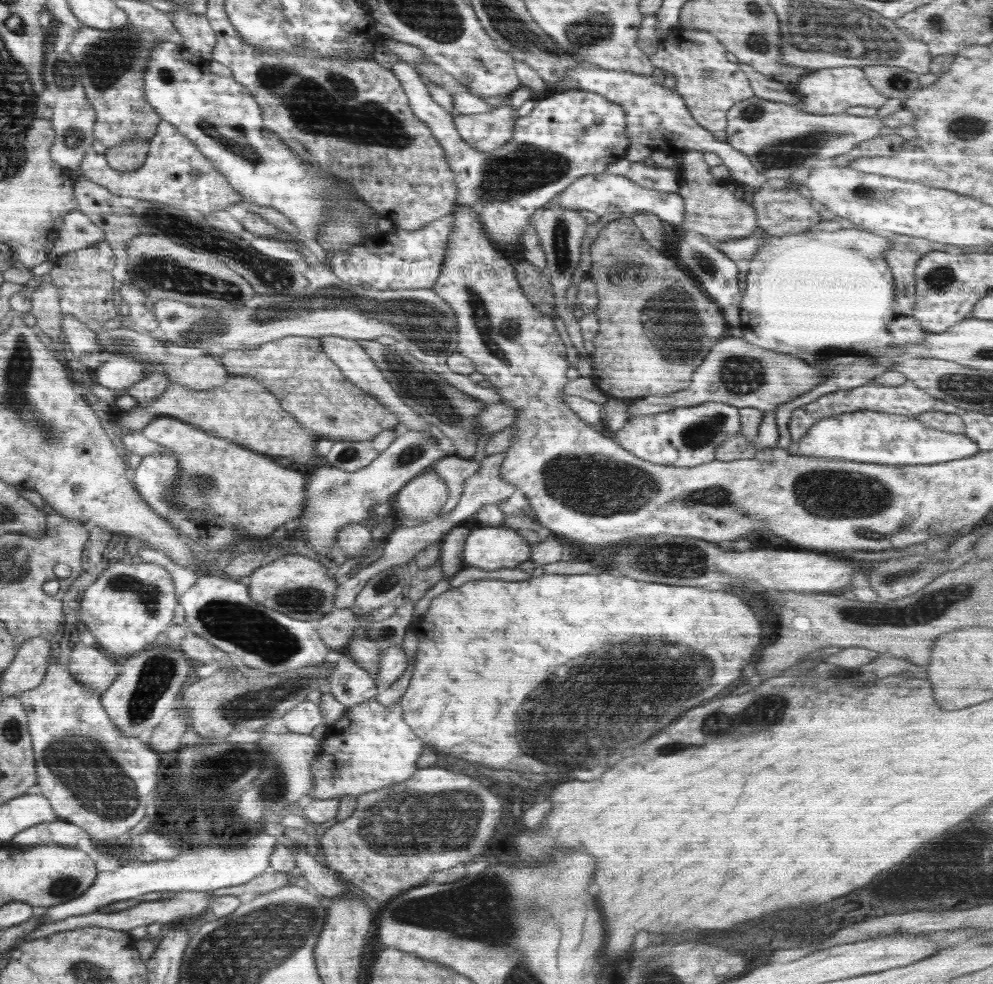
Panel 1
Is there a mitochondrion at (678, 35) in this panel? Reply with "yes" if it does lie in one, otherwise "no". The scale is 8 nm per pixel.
no

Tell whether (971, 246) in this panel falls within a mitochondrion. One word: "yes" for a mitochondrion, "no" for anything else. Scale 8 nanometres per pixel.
no

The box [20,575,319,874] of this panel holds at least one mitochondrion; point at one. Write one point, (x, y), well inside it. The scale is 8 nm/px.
(92, 776)

